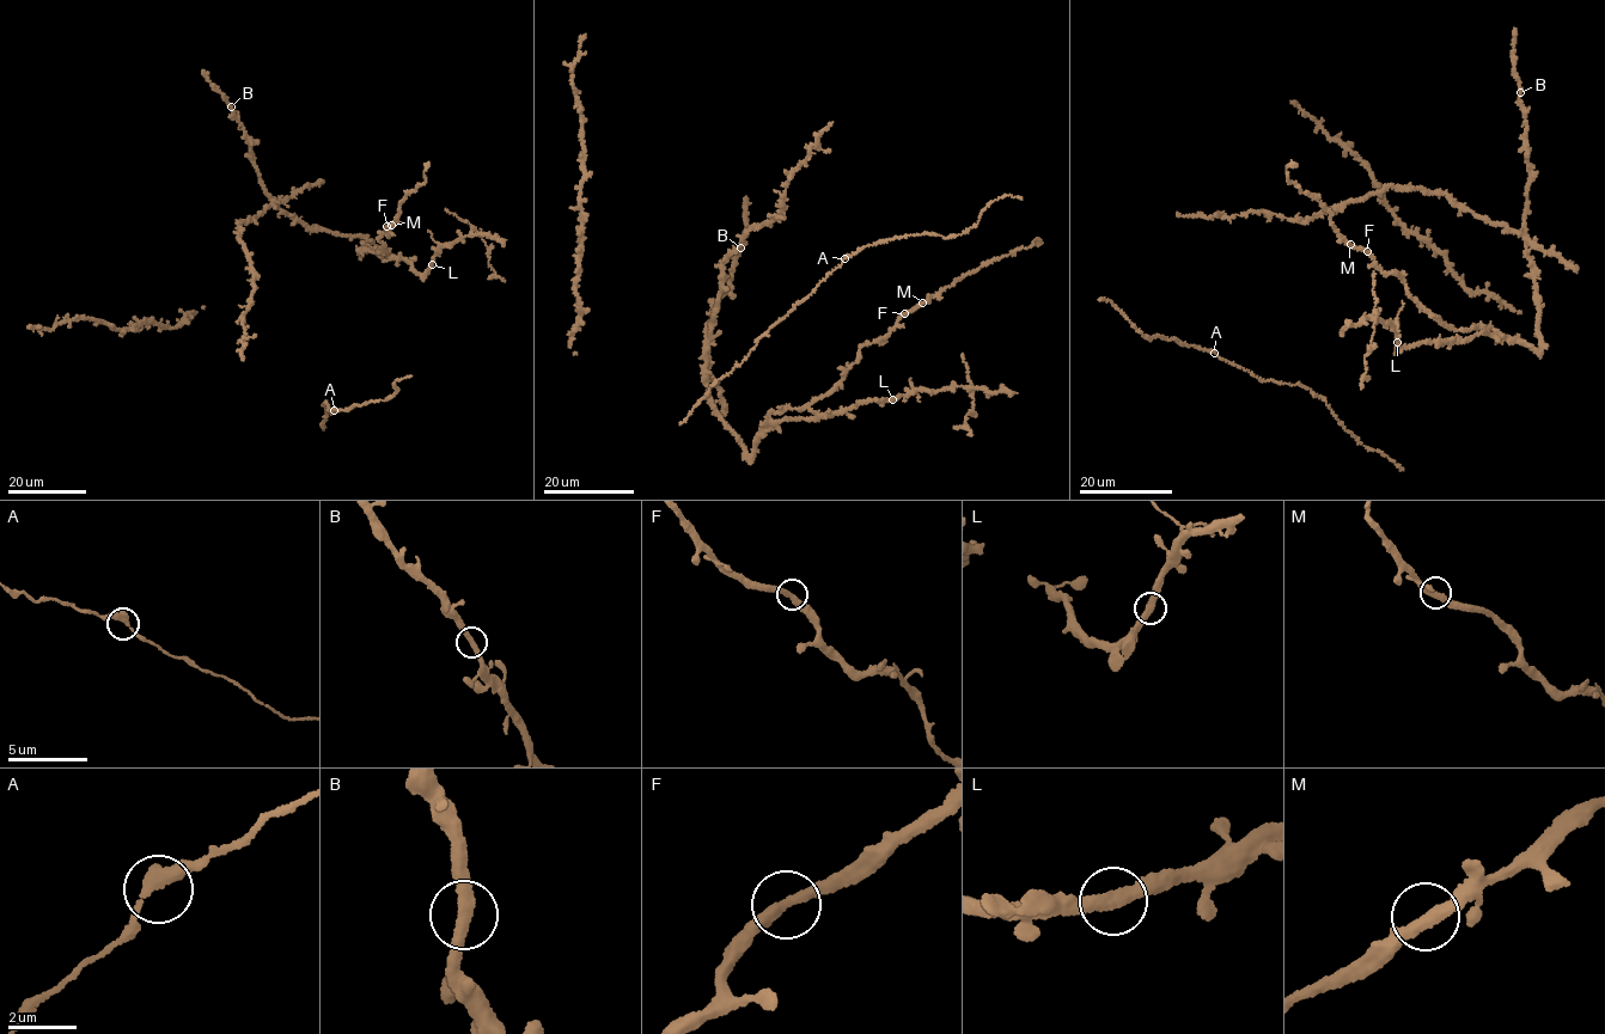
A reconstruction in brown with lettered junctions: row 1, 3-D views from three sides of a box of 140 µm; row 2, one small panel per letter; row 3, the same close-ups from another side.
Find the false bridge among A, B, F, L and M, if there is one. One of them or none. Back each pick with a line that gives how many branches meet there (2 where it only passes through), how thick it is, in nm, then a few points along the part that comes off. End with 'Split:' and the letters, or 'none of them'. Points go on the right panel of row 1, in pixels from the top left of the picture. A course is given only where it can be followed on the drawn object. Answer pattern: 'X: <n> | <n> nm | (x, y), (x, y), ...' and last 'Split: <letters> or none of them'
Split: none of them

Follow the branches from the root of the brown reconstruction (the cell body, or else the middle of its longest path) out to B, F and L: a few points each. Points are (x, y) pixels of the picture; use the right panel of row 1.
B: (1460, 205), (1491, 221), (1524, 231), (1530, 178), (1520, 92)
F: (1460, 205), (1526, 240), (1539, 348), (1490, 328), (1463, 331), (1440, 322), (1367, 251)
L: (1460, 205), (1526, 240), (1541, 348), (1481, 332), (1462, 343), (1427, 342), (1401, 349), (1397, 342)

